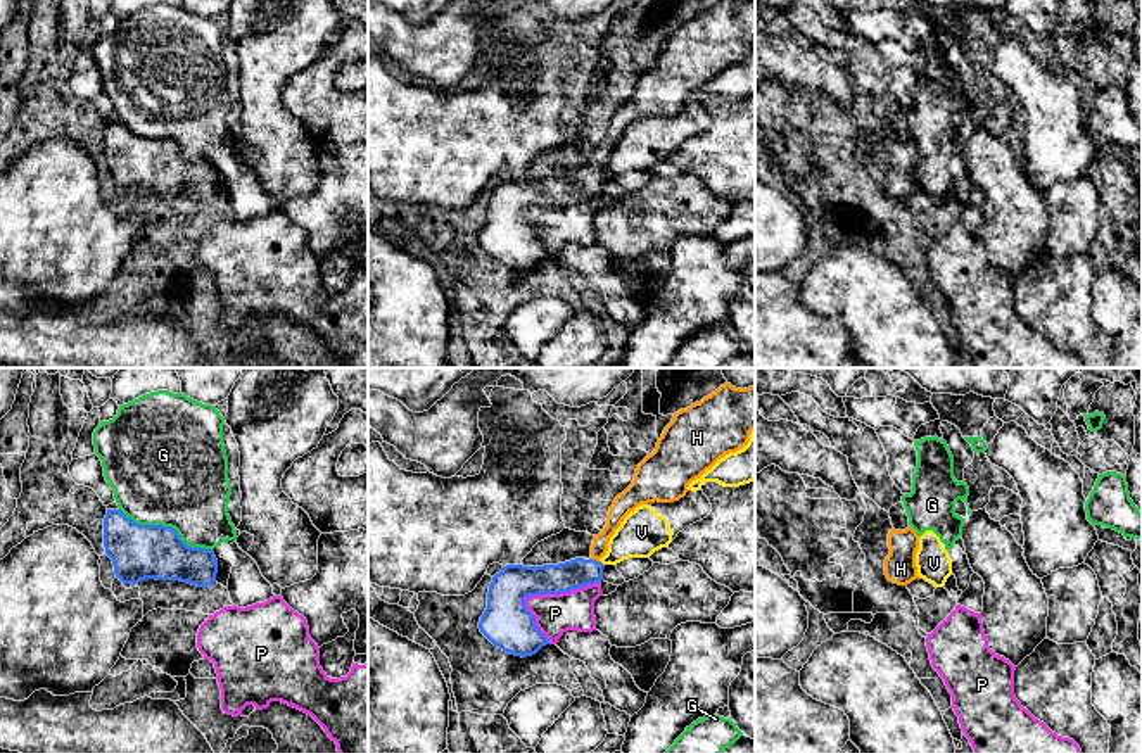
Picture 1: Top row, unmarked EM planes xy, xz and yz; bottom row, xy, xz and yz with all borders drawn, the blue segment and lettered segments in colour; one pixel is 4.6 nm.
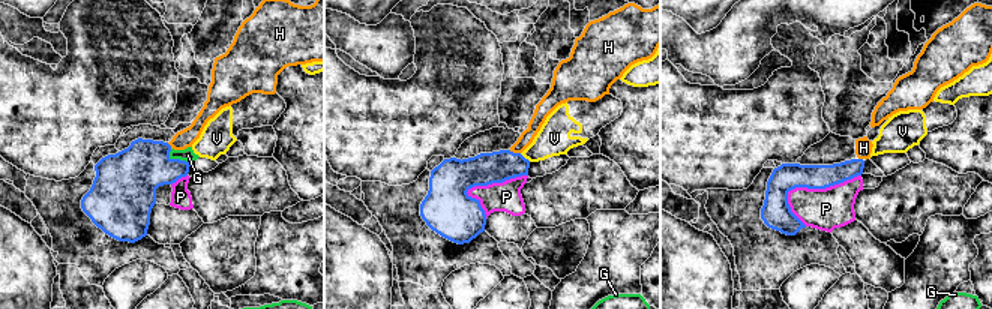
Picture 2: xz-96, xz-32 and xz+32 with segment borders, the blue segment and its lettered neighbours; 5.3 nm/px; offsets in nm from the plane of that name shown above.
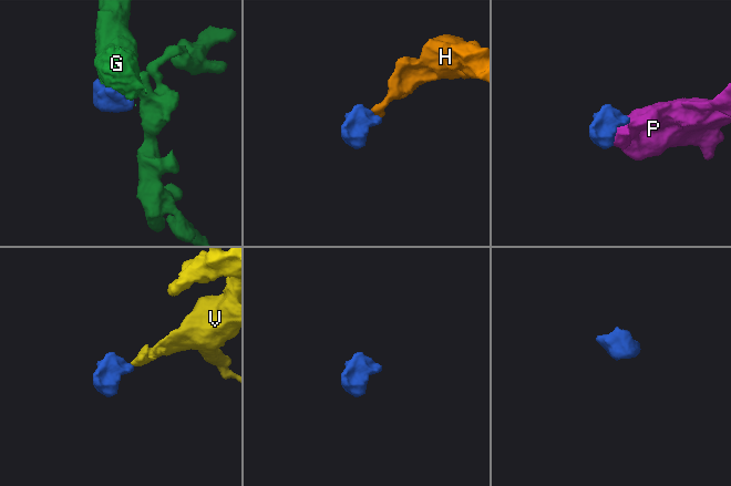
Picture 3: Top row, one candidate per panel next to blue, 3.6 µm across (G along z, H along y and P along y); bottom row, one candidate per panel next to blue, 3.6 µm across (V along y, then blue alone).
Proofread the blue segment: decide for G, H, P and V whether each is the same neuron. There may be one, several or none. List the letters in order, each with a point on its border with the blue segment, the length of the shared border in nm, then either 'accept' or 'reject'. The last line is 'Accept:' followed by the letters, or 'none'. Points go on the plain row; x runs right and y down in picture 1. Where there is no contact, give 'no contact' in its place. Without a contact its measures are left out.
G: xy (166, 140) | 480 nm | reject
H: xz (595, 173) | 50 nm | accept
P: xz (539, 206) | 380 nm | reject
V: xz (602, 177) | 40 nm | reject
Accept: H

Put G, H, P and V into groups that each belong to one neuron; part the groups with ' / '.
G V / H / P

